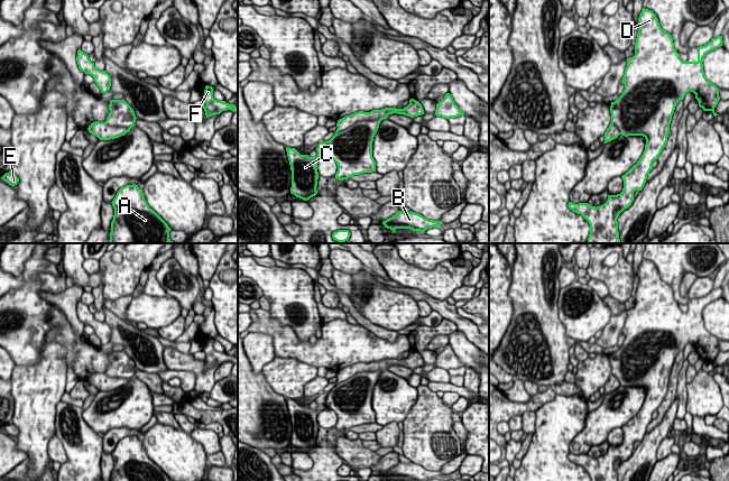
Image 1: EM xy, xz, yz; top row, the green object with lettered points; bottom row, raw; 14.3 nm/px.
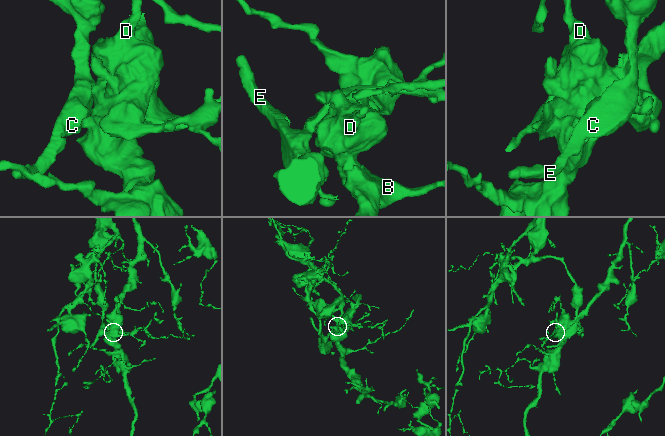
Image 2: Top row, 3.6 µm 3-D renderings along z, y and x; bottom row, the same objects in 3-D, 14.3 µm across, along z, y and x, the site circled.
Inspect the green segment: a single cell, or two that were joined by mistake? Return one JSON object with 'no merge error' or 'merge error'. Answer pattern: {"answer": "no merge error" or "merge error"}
{"answer": "merge error"}

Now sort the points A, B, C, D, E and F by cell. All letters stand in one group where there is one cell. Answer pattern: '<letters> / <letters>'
A B D / C E F

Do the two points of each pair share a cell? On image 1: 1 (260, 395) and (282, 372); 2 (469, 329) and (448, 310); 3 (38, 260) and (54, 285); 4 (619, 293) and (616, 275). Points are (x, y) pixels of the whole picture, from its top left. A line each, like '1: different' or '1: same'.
1: different
2: same
3: different
4: same

